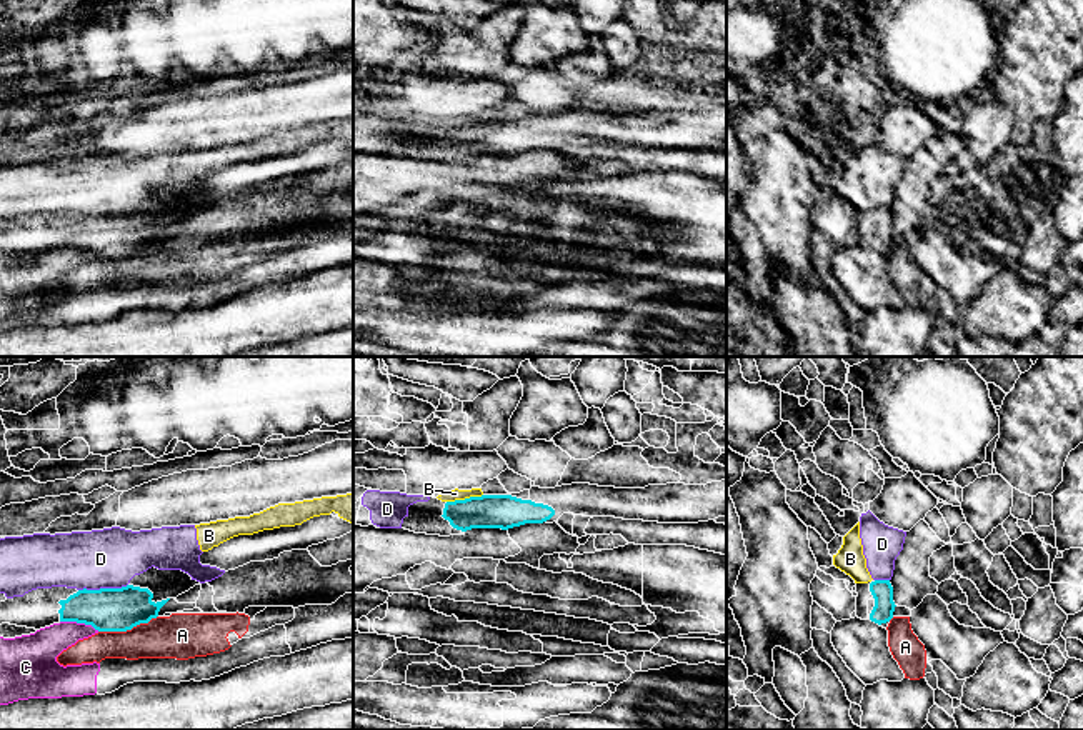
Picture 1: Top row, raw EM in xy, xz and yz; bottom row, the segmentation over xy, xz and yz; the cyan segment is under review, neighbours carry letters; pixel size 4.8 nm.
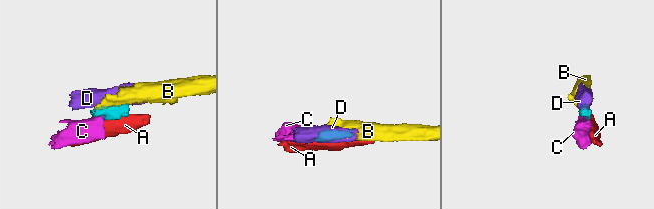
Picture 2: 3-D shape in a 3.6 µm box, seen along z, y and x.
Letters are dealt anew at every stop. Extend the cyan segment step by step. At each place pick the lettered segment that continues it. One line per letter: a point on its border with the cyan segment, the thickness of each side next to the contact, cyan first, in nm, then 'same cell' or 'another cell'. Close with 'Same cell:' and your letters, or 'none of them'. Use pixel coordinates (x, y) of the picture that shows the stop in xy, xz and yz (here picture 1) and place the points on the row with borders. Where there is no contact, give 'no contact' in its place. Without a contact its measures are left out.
A: meets cyan in xy at (127, 629); 200 nm thick on the cyan side, 200 nm on the other; another cell
B: meets cyan in xz at (465, 499); 160 nm thick on the cyan side, 50 nm on the other; another cell
C: meets cyan in xy at (80, 622); 200 nm thick on the cyan side, 180 nm on the other; another cell
D: meets cyan in xy at (102, 589); 200 nm thick on the cyan side, 280 nm on the other; another cell
Same cell: none of them

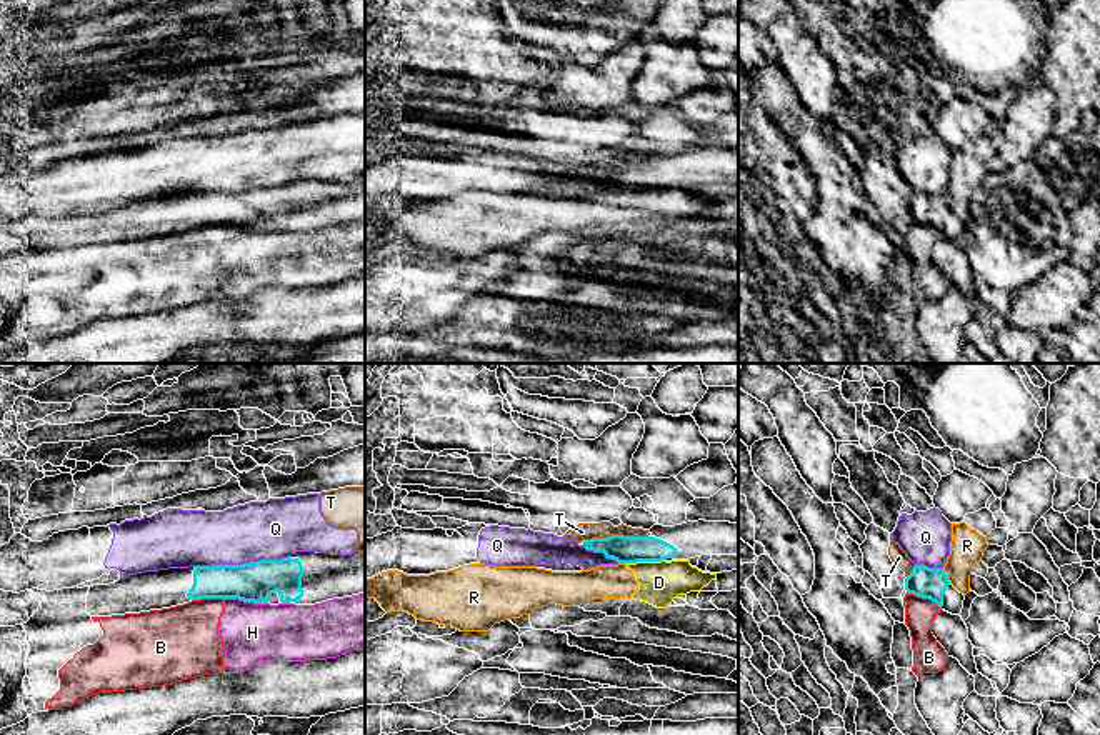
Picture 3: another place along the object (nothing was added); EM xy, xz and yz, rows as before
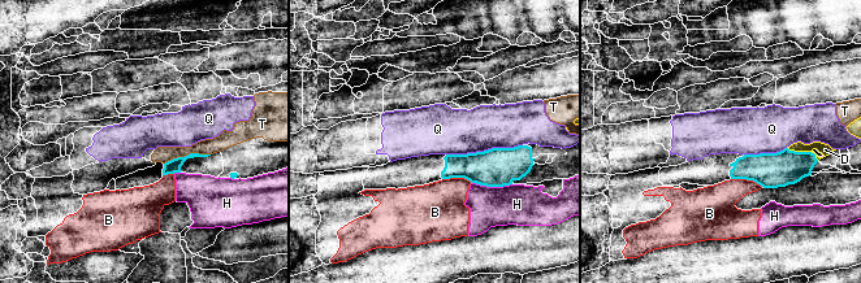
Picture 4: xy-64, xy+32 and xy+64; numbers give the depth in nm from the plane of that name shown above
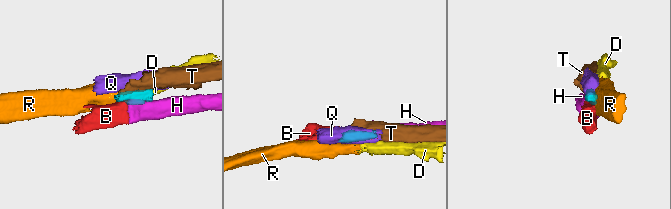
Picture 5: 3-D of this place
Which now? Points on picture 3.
B: meets cyan in yz at (924, 597); 150 nm thick on the cyan side, 140 nm on the other; another cell
D: meets cyan in xz at (644, 560); 130 nm thick on the cyan side, 200 nm on the other; another cell
H: meets cyan in xy at (245, 600); 190 nm thick on the cyan side, 280 nm on the other; another cell
Q: meets cyan in xy at (244, 564); 190 nm thick on the cyan side, 280 nm on the other; another cell
R: meets cyan in yz at (947, 579); 150 nm thick on the cyan side, 170 nm on the other; another cell
T: meets cyan in xz at (615, 535); 130 nm thick on the cyan side, 80 nm on the other; another cell
Same cell: none of them

